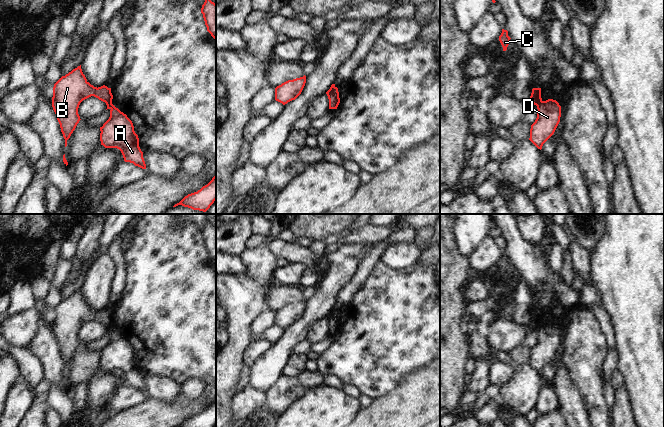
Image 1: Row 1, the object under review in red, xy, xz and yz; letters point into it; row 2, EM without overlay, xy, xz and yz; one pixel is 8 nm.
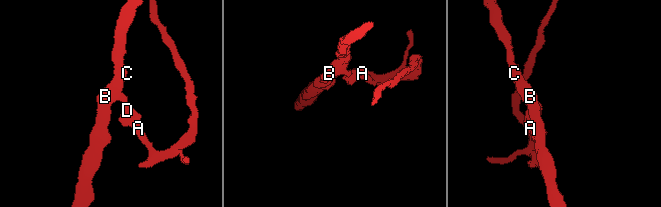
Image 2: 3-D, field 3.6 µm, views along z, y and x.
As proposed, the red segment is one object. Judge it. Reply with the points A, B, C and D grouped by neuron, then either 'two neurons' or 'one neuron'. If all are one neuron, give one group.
groups A D / B C; two neurons

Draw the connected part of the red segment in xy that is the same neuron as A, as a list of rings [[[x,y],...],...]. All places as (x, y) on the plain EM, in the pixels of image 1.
[[[113,328],[107,329],[109,343],[100,351],[100,365],[105,372],[117,372],[124,385],[146,393],[143,376],[139,371],[139,362],[134,355],[132,345]]]

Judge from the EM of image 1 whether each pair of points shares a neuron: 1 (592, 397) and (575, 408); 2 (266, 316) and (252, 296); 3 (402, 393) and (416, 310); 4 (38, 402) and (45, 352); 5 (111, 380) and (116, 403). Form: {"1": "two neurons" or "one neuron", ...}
{"1": "two neurons", "2": "two neurons", "3": "two neurons", "4": "two neurons", "5": "two neurons"}

